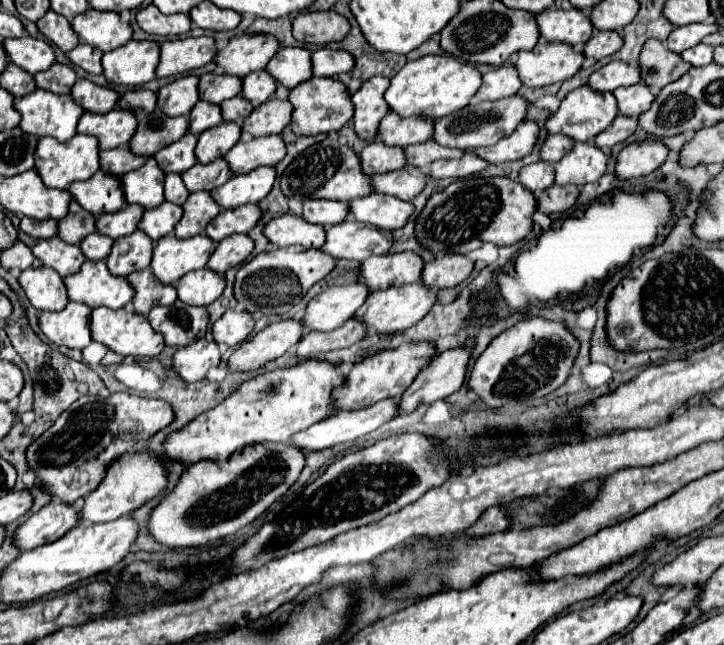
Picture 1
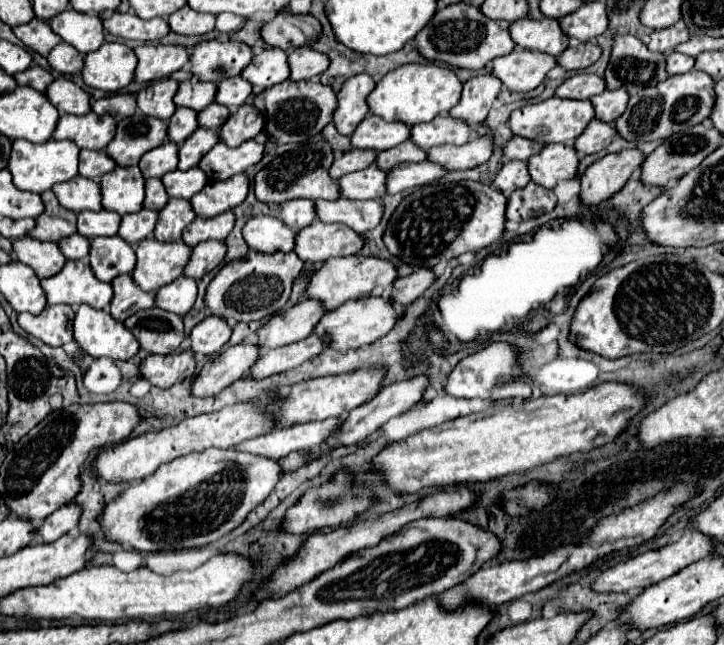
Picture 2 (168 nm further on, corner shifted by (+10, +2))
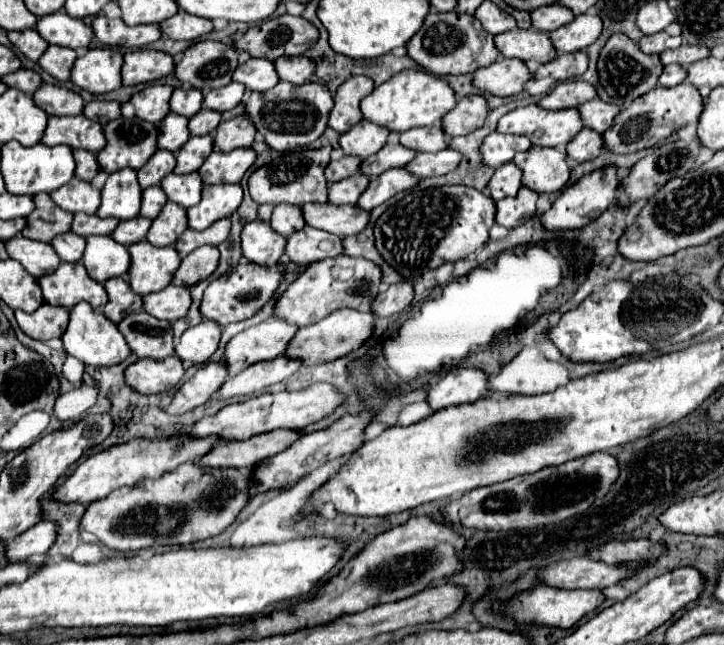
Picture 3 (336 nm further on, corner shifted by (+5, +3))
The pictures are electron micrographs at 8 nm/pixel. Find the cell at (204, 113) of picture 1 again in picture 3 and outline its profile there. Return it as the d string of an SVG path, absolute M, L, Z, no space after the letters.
M169 113L159 127L159 139L157 139L159 149L177 151L181 145L185 145L187 139L191 137L187 125L189 125L187 117L181 117L177 113Z

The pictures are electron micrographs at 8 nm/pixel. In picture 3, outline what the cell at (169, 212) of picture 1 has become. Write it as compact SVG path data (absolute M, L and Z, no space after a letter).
M133 217L133 219L127 219L127 221L121 221L117 231L113 231L113 239L117 239L121 245L129 247L133 243L139 243L139 241L145 241L147 237L147 231L151 227L151 219L147 217Z

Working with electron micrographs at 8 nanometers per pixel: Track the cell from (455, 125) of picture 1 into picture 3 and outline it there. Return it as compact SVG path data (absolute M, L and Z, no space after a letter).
M431 125L431 127L415 127L405 133L401 133L401 145L409 149L419 149L427 153L437 153L447 147L447 135L441 125Z

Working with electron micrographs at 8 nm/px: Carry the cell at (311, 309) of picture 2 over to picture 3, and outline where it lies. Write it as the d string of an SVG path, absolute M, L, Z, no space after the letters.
M275 317L241 331L227 343L225 349L229 375L235 377L241 369L247 369L257 361L269 361L283 355L297 331L299 327L277 321Z

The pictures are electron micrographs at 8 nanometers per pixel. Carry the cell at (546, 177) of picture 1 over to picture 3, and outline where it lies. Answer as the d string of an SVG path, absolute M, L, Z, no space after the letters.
M505 163L495 169L491 181L489 181L489 193L495 201L503 197L515 197L517 191L521 189L521 169L513 163Z

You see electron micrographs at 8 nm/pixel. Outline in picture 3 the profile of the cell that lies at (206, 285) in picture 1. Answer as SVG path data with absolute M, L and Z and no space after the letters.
M169 285L163 291L149 293L143 297L143 309L159 319L165 319L169 323L185 317L191 307L191 293L187 287Z

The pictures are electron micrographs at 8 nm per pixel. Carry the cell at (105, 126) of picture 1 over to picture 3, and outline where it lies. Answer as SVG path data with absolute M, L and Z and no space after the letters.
M85 115L77 117L51 117L41 139L45 145L69 145L73 149L101 151L105 147L105 133L99 121L91 121Z

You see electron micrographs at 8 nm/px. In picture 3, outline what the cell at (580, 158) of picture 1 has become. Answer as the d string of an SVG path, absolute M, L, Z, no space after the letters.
M531 147L525 153L517 153L513 163L523 171L523 185L537 193L557 193L571 177L567 151L557 147Z

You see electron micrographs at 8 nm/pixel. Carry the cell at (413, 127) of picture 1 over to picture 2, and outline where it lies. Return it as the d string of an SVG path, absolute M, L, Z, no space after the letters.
M368 114L350 136L352 148L364 150L388 150L410 138L410 128L400 122L384 122L374 114Z

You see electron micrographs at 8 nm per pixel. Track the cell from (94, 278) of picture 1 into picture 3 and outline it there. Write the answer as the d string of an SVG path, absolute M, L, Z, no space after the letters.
M61 263L57 271L39 277L43 297L49 305L73 307L87 301L93 307L103 307L107 303L105 287L93 281L81 263Z

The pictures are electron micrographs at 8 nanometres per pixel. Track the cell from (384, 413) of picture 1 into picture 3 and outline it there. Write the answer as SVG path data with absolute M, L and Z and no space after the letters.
M277 429L261 433L247 441L223 441L217 443L211 453L201 459L201 465L209 467L237 467L243 471L253 469L257 463L273 457L293 445L303 433L295 429Z

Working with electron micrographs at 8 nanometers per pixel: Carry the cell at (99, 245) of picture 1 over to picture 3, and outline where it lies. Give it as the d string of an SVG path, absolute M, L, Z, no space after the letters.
M63 233L57 235L51 245L55 247L57 255L61 261L69 261L69 263L77 263L81 261L81 255L85 251L85 239L77 237L75 233Z

